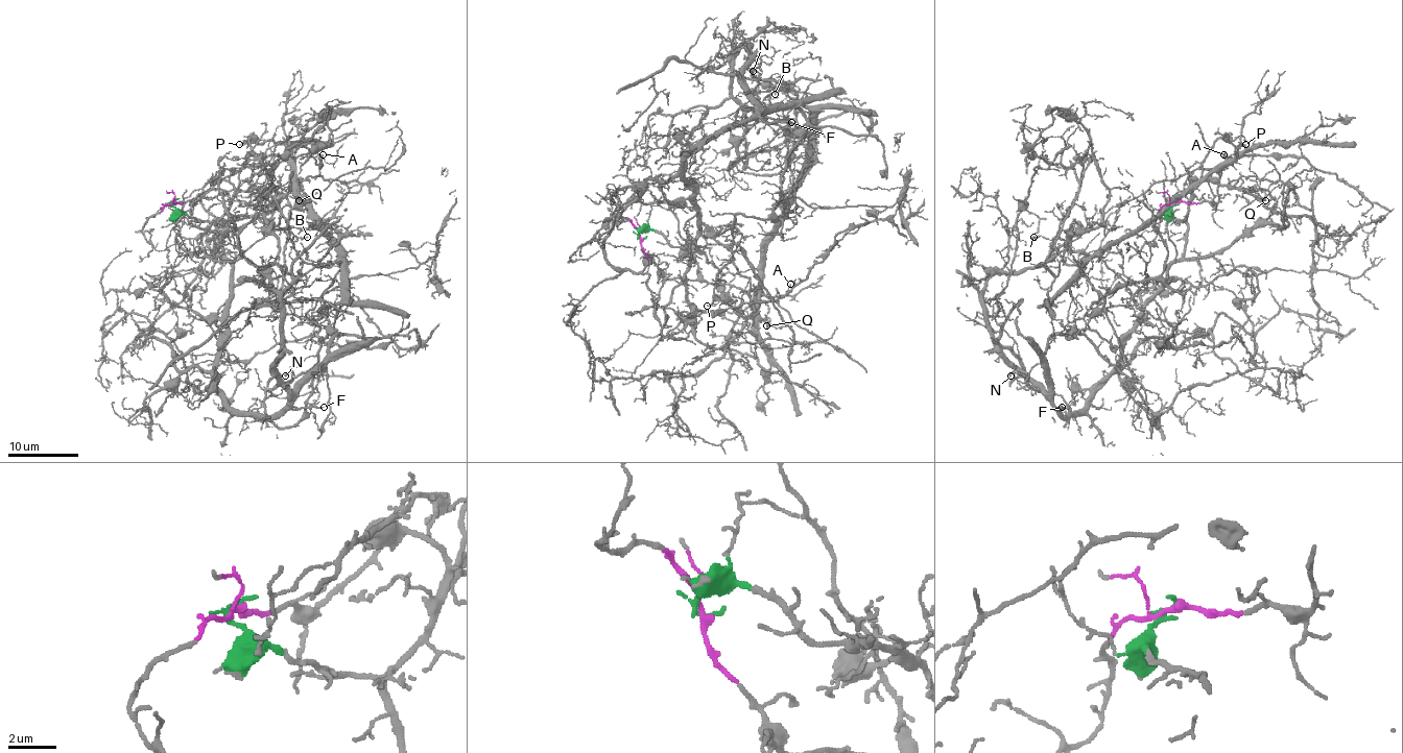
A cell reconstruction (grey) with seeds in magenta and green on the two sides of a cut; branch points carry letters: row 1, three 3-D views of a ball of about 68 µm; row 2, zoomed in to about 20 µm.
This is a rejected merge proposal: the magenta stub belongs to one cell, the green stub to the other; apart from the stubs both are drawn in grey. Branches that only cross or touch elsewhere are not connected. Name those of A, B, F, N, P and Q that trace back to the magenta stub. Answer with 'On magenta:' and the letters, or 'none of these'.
On magenta: A, B, P, Q

